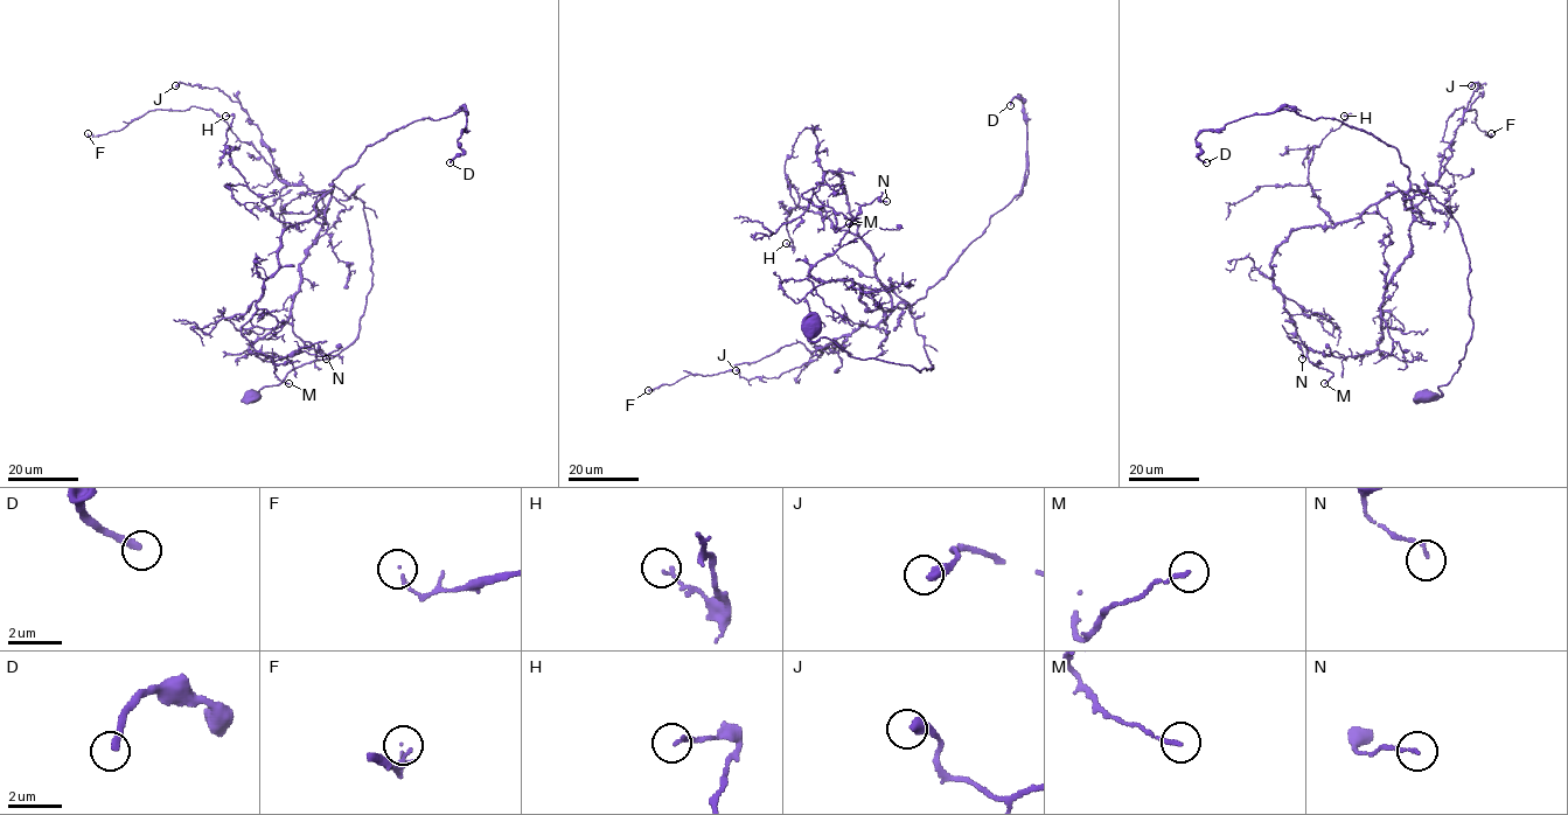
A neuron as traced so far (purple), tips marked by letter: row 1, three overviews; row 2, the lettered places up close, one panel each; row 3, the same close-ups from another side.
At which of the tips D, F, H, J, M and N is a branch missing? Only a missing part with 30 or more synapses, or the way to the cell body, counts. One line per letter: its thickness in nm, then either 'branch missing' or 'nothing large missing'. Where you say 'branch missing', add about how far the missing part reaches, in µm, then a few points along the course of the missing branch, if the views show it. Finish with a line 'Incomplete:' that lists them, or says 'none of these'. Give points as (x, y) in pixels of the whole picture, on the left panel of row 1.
D: 260 nm thick; branch missing; about 35 µm are missing; missing branch runs (450, 162), (453, 166), (450, 175), (443, 162), (423, 157), (417, 164)
F: 100 nm thick; nothing large missing
H: 130 nm thick; nothing large missing
J: 360 nm thick; nothing large missing
M: 150 nm thick; nothing large missing
N: 90 nm thick; nothing large missing
Incomplete: D

